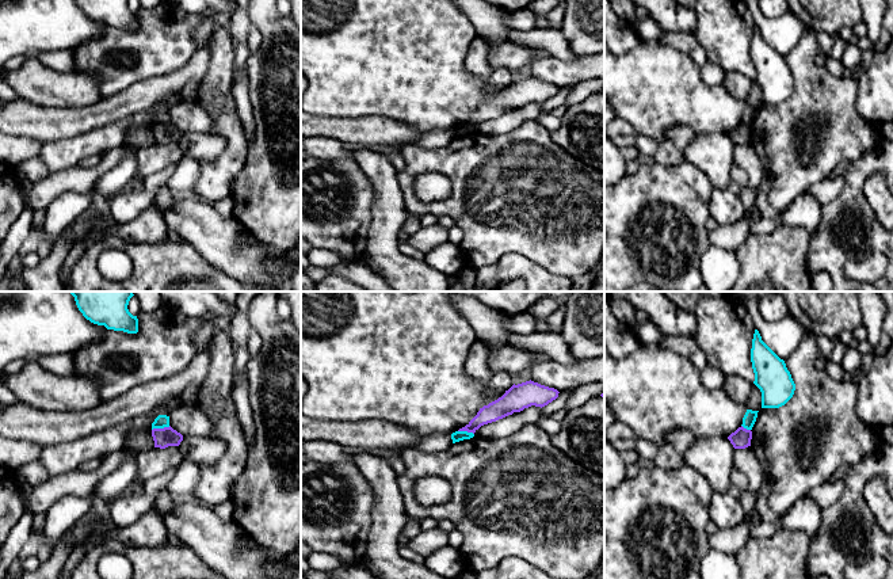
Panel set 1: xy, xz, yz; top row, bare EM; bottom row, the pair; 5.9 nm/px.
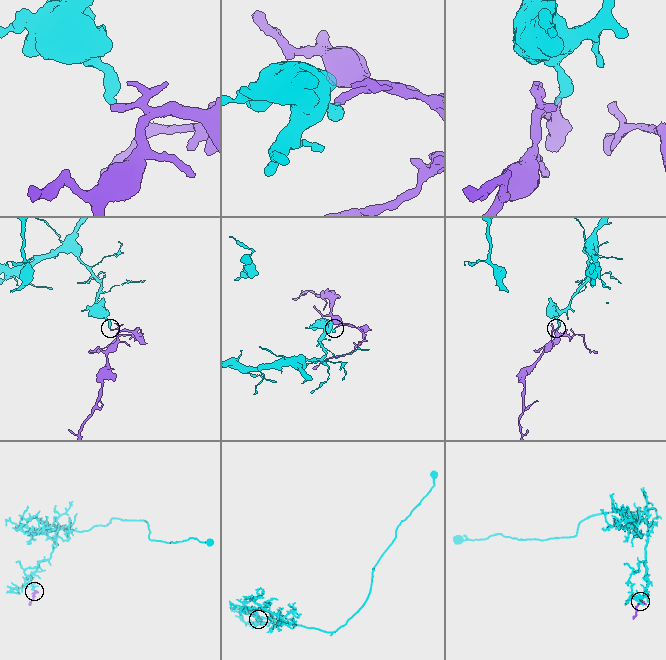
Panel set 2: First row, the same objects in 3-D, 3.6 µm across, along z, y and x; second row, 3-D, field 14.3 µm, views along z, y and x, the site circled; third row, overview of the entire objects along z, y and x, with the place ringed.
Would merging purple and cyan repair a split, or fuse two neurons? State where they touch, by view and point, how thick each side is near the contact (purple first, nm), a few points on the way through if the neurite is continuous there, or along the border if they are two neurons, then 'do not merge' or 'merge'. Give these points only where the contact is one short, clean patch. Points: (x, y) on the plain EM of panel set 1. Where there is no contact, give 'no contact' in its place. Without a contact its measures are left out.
contact xy (160, 125); calibres 120 and 80 nm; border xy (170, 122), (152, 126); do not merge

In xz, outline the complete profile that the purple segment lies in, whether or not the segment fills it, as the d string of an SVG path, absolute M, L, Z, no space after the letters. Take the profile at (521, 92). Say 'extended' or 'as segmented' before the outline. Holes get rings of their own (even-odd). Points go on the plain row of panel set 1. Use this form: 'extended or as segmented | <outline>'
as segmented | M526 77L512 81L497 96L480 104L477 111L458 127L476 129L481 122L503 115L514 108L520 108L531 102L545 103L558 94L558 87L541 81L534 77Z

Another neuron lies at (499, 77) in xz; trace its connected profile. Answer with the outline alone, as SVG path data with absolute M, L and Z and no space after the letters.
M503 66L496 68L484 75L484 80L491 88L504 88L514 81L512 71Z

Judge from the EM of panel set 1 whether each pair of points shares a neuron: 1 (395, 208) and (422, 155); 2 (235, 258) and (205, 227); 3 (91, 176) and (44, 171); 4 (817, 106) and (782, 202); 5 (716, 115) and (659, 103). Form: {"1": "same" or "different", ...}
{"1": "different", "2": "same", "3": "different", "4": "same", "5": "same"}

